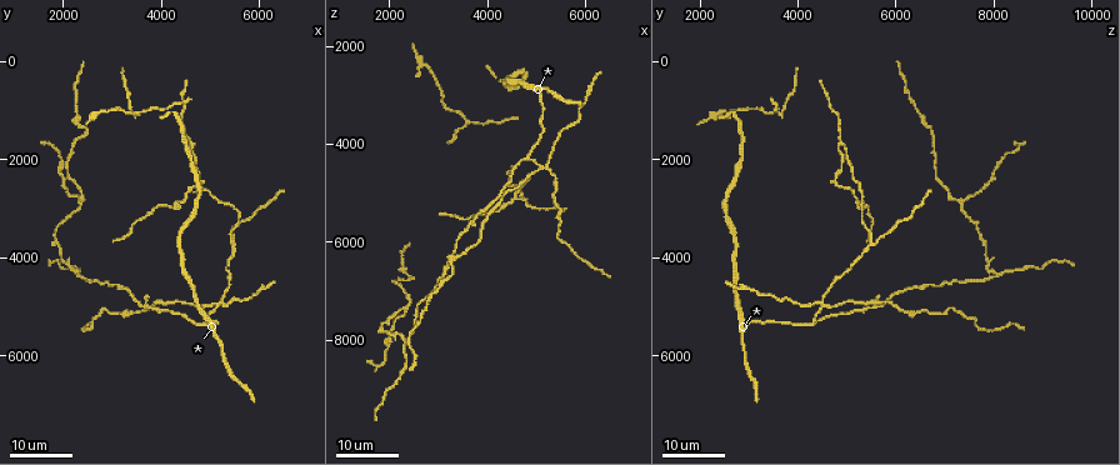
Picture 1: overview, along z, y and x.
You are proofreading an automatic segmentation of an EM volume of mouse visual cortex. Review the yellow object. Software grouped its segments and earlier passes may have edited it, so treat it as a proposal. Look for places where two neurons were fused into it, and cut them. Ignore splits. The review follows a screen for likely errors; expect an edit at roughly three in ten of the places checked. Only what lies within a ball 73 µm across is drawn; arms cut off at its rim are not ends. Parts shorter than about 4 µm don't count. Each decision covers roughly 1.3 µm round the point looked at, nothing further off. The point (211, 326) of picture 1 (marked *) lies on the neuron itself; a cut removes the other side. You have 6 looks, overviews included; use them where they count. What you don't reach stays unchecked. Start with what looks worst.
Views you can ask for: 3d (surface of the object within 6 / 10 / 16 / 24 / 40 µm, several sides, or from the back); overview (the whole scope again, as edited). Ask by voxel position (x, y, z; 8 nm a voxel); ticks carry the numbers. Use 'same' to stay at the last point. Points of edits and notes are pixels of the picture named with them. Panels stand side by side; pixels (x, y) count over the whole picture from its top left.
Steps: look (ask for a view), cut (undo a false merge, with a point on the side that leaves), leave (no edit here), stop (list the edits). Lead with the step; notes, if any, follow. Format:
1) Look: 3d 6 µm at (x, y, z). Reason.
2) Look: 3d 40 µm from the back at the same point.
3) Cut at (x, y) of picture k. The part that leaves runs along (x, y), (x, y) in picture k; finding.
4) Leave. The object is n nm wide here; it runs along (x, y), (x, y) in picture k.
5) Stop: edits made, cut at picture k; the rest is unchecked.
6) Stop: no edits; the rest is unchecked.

Look: 3d 24 µm at (5150, 4950, 4500). Four arms meet.

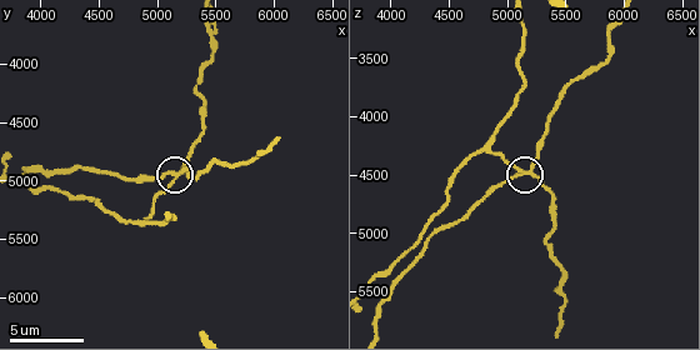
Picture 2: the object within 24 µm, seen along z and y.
Look: 3d 6 µm at the same point. Closer look.

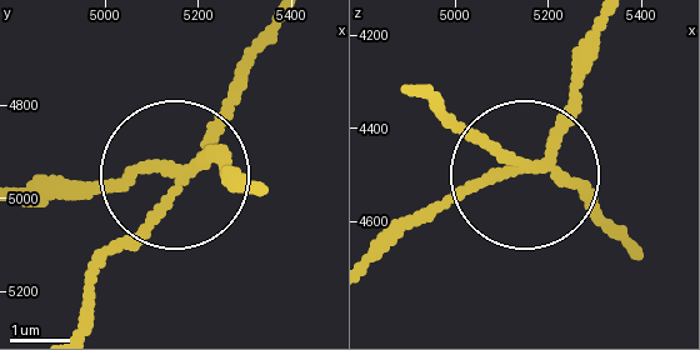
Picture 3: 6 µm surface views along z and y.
Cut at (111, 190) of picture 3. The part that leaves runs along (178, 164), (33, 184) in picture 3; a second neuron is stuck on.

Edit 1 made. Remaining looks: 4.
Look: 3d 24 µm at (2300, 4300, 8050). Three arms meet.

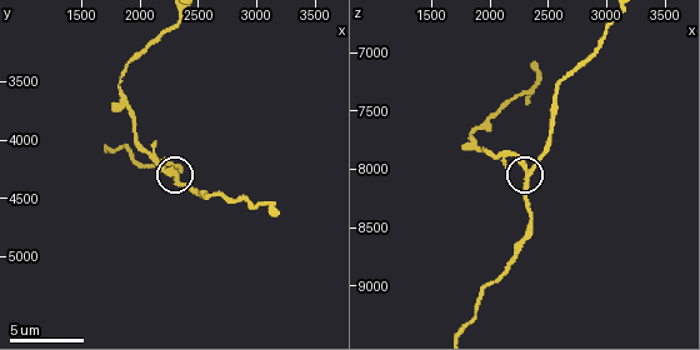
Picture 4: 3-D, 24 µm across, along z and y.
Look: 3d 6 µm at (2320, 4320, 8080).

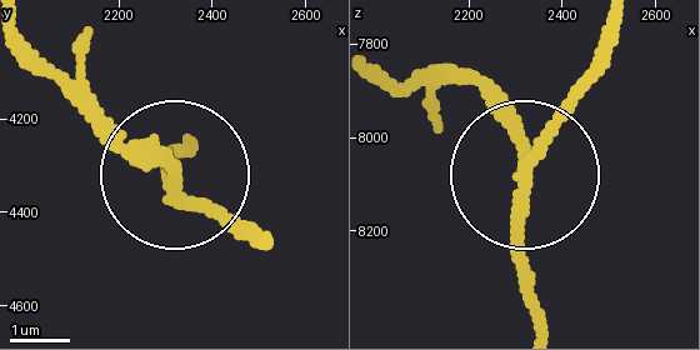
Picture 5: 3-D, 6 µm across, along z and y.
Cut at (148, 141) of picture 5. The object is 210 nm wide here; the part that leaves runs along (174, 189), (24, 40) in picture 5; two neurons meet here.

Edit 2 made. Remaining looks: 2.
Stop: edits made, cut at picture 3, cut at picture 5; the rest is unchecked.

